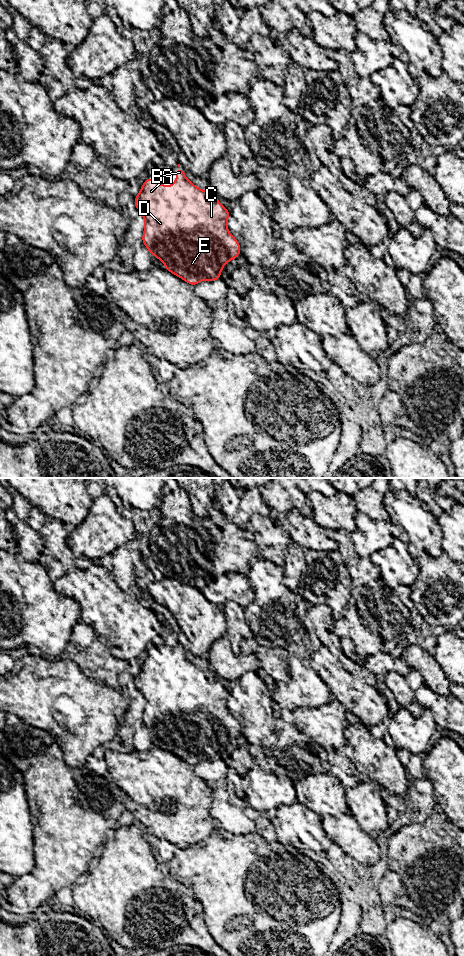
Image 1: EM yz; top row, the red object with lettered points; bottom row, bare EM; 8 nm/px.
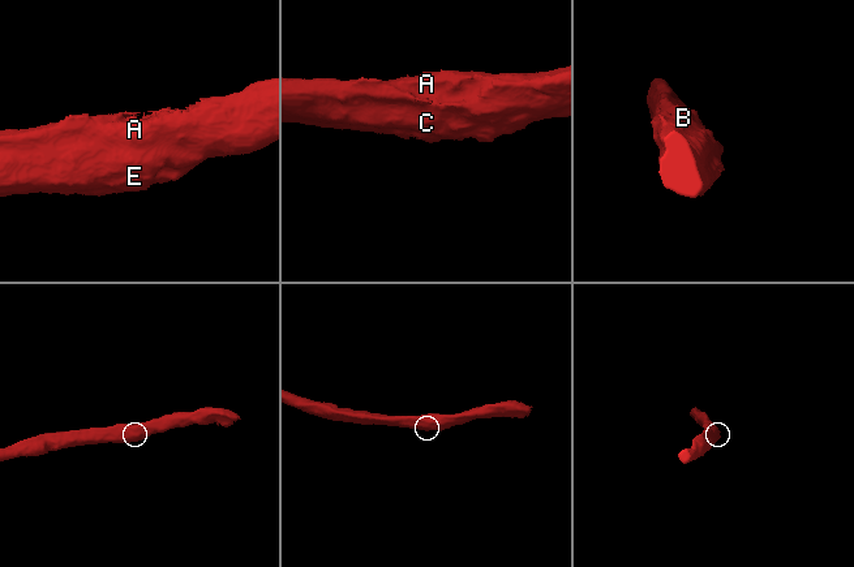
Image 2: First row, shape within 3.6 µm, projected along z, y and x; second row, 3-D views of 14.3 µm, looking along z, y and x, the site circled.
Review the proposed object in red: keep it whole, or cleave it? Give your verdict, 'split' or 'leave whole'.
leave whole

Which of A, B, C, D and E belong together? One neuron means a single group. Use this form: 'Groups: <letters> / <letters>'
Groups: A B C D E

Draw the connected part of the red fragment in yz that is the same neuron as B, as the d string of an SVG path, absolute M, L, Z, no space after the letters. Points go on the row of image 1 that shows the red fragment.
M184 169L175 170L177 178L171 186L148 177L134 204L145 220L142 243L150 254L165 263L165 270L195 286L203 280L221 278L221 269L230 259L237 259L241 247L227 229L230 215L213 191L203 191L185 176Z

